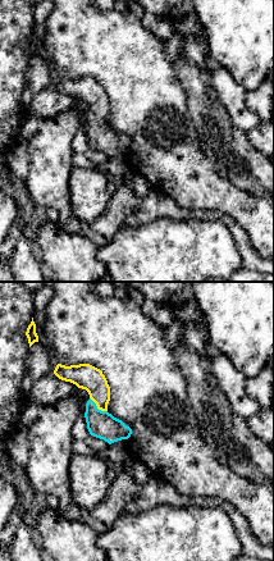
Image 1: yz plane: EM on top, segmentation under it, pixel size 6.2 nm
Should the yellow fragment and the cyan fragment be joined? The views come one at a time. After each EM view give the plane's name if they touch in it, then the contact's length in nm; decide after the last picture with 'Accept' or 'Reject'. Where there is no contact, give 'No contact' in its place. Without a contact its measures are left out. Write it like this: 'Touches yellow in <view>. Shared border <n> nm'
Touches yellow in yz. Shared border 140 nm

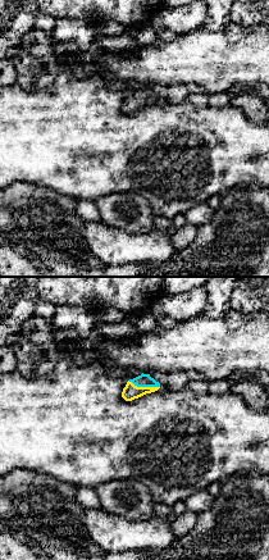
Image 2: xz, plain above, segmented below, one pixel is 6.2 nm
Touches yellow in xz. Shared border 200 nm

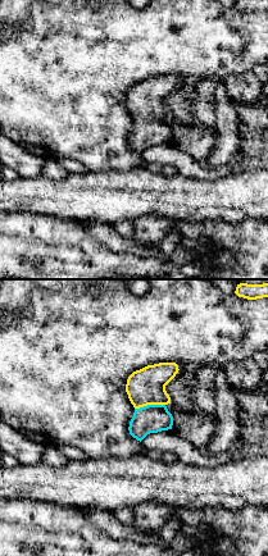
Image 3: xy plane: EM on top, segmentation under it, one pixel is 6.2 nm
Touches yellow in xy. Shared border 190 nm

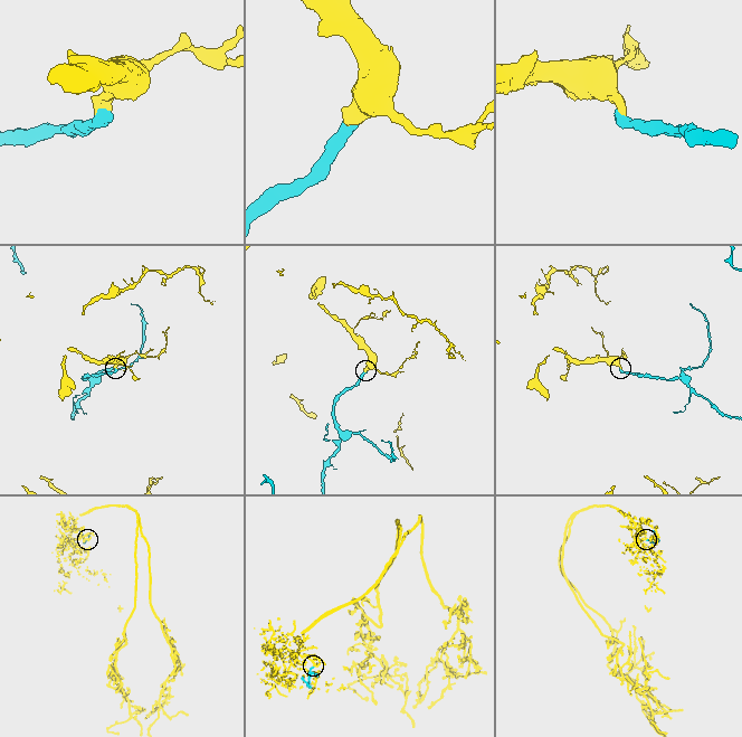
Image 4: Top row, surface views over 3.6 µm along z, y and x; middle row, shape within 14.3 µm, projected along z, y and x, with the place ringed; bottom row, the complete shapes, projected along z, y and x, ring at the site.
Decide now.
Accept

